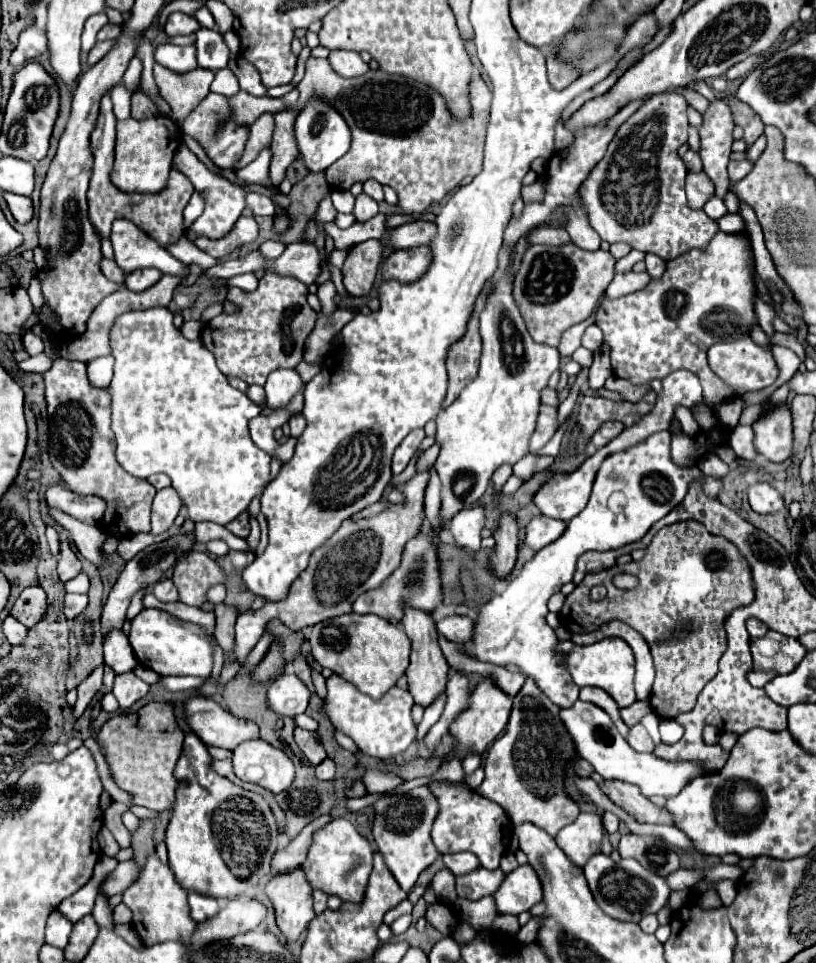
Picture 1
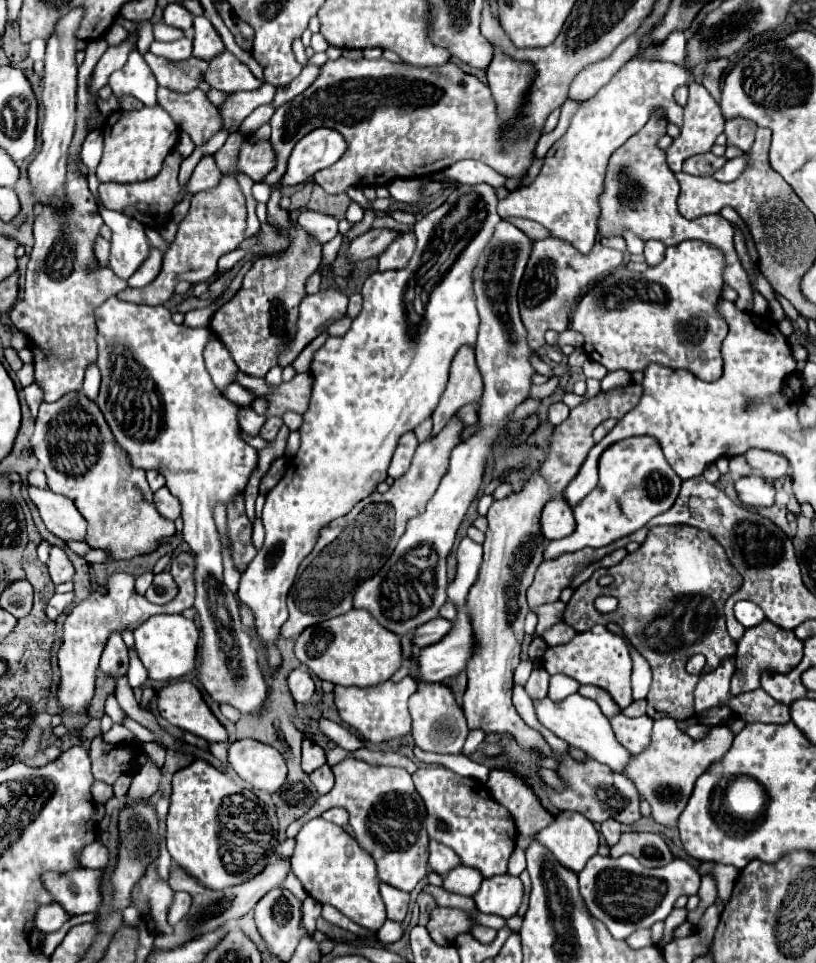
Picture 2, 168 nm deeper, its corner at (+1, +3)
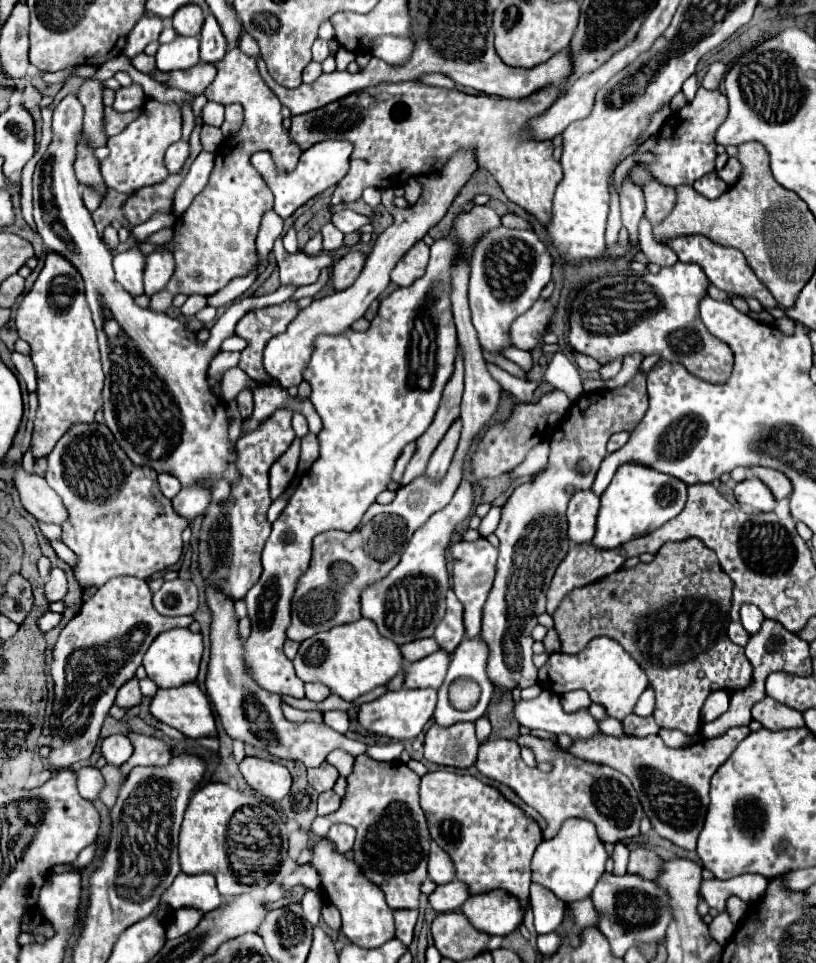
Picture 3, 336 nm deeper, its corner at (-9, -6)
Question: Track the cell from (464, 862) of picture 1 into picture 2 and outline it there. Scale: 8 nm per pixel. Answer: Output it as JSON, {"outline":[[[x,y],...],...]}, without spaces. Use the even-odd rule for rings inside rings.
{"outline":[[[429,841],[429,867],[431,867],[431,871],[435,871],[439,875],[447,875],[447,871],[455,869],[457,865],[461,865],[461,863],[459,863],[459,855],[455,855],[455,851],[445,847],[443,843]]]}

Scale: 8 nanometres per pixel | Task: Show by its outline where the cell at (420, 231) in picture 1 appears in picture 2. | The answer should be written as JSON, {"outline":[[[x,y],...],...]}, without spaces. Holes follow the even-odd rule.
{"outline":[[[369,229],[367,233],[363,233],[351,241],[347,257],[351,261],[379,257],[381,251],[385,251],[391,245],[391,241],[395,241],[397,237],[399,237],[399,231],[395,231],[395,229]]]}

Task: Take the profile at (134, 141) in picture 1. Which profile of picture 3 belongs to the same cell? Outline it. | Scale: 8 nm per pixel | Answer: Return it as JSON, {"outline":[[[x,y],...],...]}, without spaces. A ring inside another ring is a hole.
{"outline":[[[149,98],[141,110],[141,116],[133,120],[121,134],[107,140],[109,156],[101,160],[101,174],[111,190],[133,194],[139,188],[157,184],[169,176],[163,156],[165,150],[181,138],[181,108],[177,104],[161,104]]]}

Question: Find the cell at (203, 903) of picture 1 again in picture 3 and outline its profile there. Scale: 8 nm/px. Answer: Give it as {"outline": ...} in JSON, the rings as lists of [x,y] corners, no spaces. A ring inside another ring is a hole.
{"outline":[[[195,908],[177,910],[177,914],[173,914],[173,918],[169,920],[167,938],[177,938],[177,936],[189,934],[193,928],[197,928],[197,924],[201,922],[201,916],[203,916],[203,912],[195,910]]]}

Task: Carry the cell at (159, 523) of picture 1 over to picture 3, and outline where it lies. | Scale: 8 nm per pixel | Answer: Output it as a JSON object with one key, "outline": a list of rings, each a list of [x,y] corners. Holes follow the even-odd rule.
{"outline":[[[191,484],[189,488],[181,488],[181,492],[173,498],[173,508],[185,516],[187,520],[193,520],[195,516],[203,514],[205,508],[211,502],[211,490],[207,484]]]}

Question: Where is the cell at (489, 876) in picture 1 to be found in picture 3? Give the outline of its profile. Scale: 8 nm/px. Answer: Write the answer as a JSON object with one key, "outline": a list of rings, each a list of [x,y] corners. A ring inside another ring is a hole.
{"outline":[[[453,880],[453,882],[447,882],[447,884],[441,884],[435,888],[433,894],[429,894],[429,904],[435,912],[443,914],[443,912],[453,912],[453,910],[459,910],[465,900],[469,898],[469,890],[465,884]]]}

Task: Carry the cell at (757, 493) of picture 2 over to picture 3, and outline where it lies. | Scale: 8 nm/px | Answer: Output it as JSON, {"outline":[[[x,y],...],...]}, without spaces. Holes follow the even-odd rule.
{"outline":[[[747,478],[743,482],[737,482],[735,484],[735,500],[739,504],[749,504],[751,508],[755,508],[759,512],[771,512],[775,508],[773,494],[757,478]]]}

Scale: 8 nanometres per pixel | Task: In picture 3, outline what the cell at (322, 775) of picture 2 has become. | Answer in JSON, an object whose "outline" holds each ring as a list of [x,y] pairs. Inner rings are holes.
{"outline":[[[323,792],[323,794],[319,794],[319,808],[317,808],[317,814],[319,814],[319,816],[333,814],[339,806],[341,806],[341,798],[339,798],[335,792]]]}

